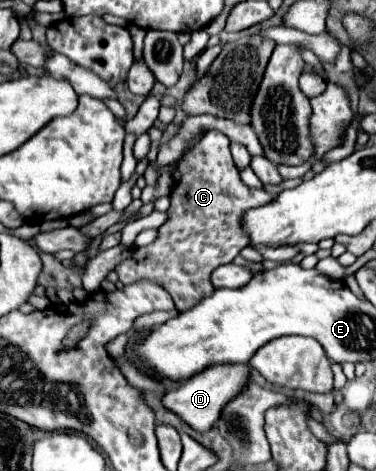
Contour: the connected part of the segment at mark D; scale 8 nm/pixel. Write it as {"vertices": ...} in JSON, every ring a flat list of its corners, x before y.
{"vertices":[[216,364,216,366,208,366,206,370,198,372,196,376,192,376,188,380,184,380,180,384,180,388,168,390,166,394,160,396,160,400,162,400,164,408,174,412,192,430,208,432,214,426,214,422,218,420,224,404,228,400,232,400,232,396,236,396,236,392,240,392,240,388,244,388,246,382,248,382,248,366,246,364]]}

